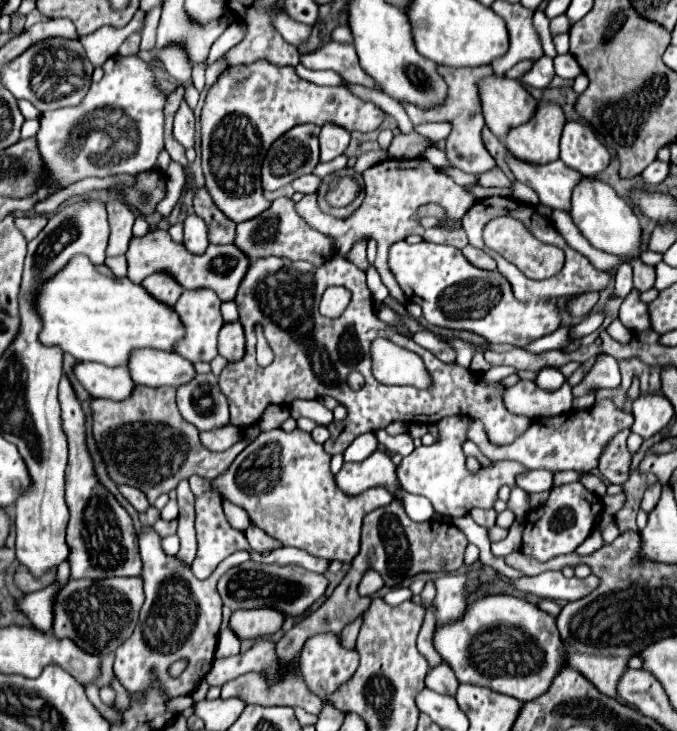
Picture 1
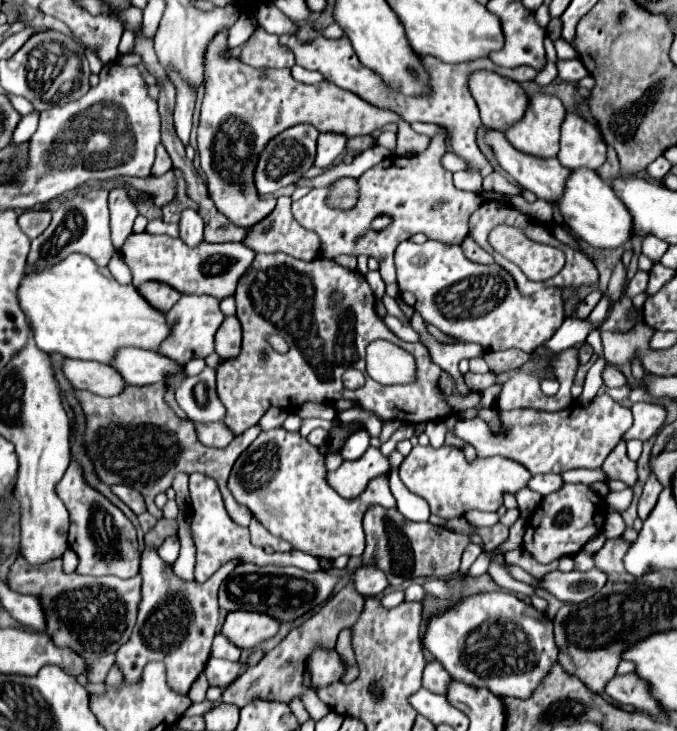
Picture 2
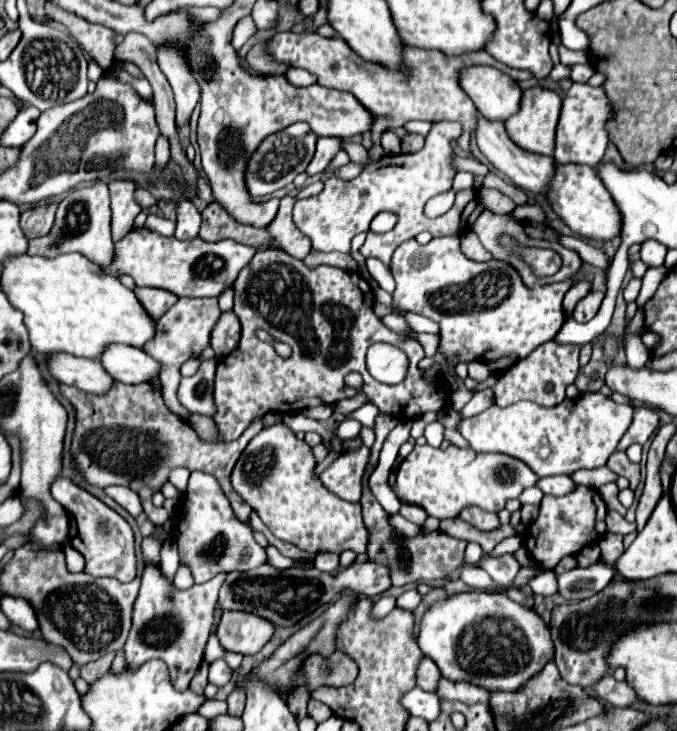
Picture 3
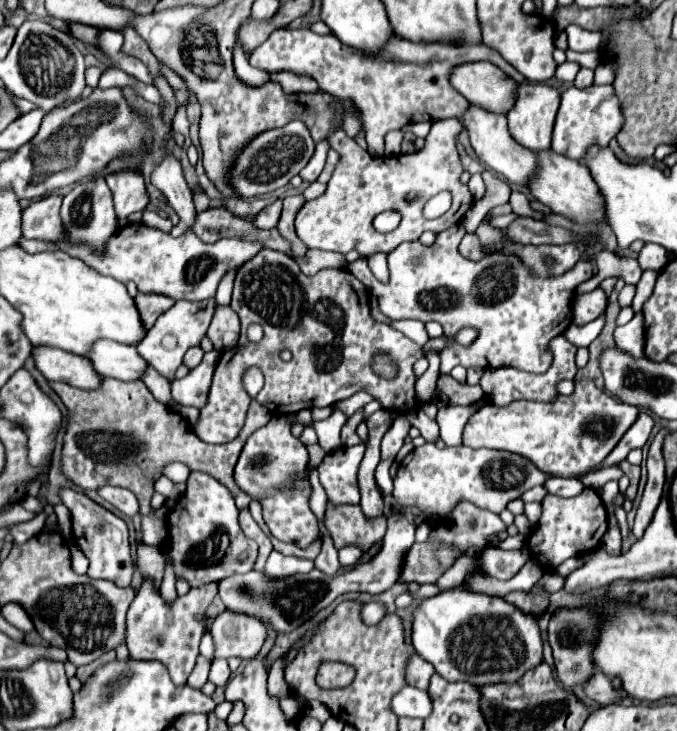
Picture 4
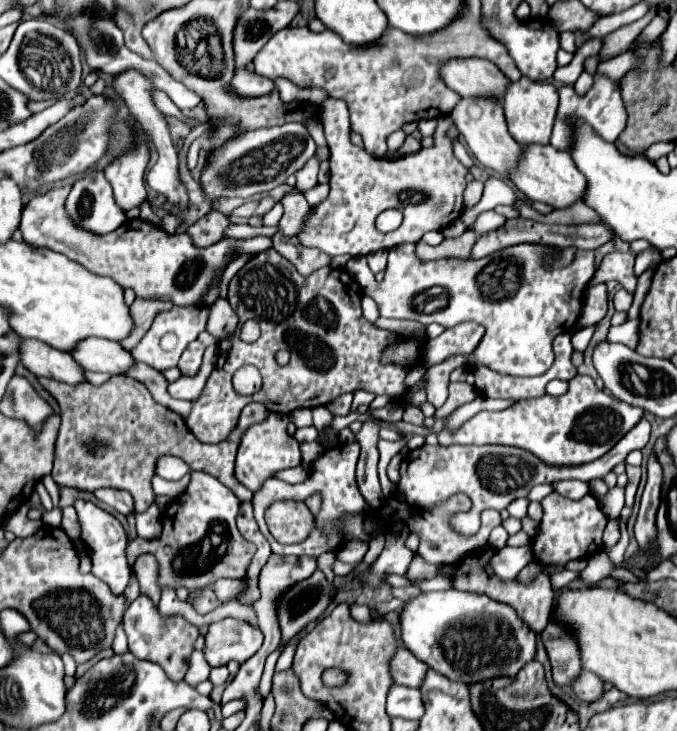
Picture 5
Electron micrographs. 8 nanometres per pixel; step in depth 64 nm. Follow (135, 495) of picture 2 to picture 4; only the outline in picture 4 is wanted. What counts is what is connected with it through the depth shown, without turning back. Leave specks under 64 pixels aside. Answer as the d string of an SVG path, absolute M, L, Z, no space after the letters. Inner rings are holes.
M104 486L104 488L100 488L98 490L98 494L104 498L104 500L108 500L110 504L114 504L120 512L124 512L126 516L134 516L134 514L138 514L138 510L140 510L140 506L136 504L136 496L130 492L130 490L126 490L126 488L118 488L118 486Z

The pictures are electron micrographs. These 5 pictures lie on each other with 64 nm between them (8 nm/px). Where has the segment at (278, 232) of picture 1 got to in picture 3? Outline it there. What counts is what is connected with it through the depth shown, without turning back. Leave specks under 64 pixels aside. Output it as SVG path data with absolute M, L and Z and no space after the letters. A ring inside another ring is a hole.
M284 196L280 200L280 208L278 208L272 224L268 224L268 228L264 228L264 230L268 232L274 248L284 250L298 260L304 260L304 256L308 256L308 252L312 250L312 240L308 240L308 236L302 236L302 232L296 228L294 220L292 220L294 202L296 202L294 196Z

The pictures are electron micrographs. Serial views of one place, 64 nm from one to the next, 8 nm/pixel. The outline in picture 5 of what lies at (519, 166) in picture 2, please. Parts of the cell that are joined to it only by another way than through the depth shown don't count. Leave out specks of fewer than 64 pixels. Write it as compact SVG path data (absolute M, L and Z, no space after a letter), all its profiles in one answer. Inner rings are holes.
M462 98L454 108L454 112L450 114L450 118L454 120L454 126L466 138L472 154L482 166L496 170L500 176L506 178L508 172L512 172L512 168L520 162L522 146L508 134L506 118L502 114L500 102L486 100L486 98Z

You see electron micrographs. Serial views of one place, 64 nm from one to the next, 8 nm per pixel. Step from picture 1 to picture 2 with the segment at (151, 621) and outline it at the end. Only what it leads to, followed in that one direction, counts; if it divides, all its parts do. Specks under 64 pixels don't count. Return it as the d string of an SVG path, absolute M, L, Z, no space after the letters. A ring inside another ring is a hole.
M144 546L140 566L142 602L138 606L138 620L130 640L122 644L116 652L116 664L126 684L134 684L136 680L140 680L142 670L148 662L160 660L166 664L168 686L176 694L188 694L194 680L206 668L212 640L218 632L218 588L238 564L240 560L230 560L228 564L222 564L222 568L218 568L210 576L210 580L200 584L196 580L182 580L180 576L176 576L174 568L160 560L156 548Z

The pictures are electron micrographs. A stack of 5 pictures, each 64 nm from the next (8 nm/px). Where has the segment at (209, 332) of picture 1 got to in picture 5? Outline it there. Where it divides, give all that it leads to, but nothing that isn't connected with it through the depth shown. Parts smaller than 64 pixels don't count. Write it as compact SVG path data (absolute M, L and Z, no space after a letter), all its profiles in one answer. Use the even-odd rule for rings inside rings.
M196 304L196 306L174 306L172 310L158 314L152 328L140 340L140 344L132 348L132 356L138 362L144 362L144 364L148 364L148 366L152 366L152 368L156 368L160 372L164 372L168 368L174 368L178 364L182 352L186 350L186 346L190 342L194 342L200 332L206 330L208 312L210 312L210 306Z

